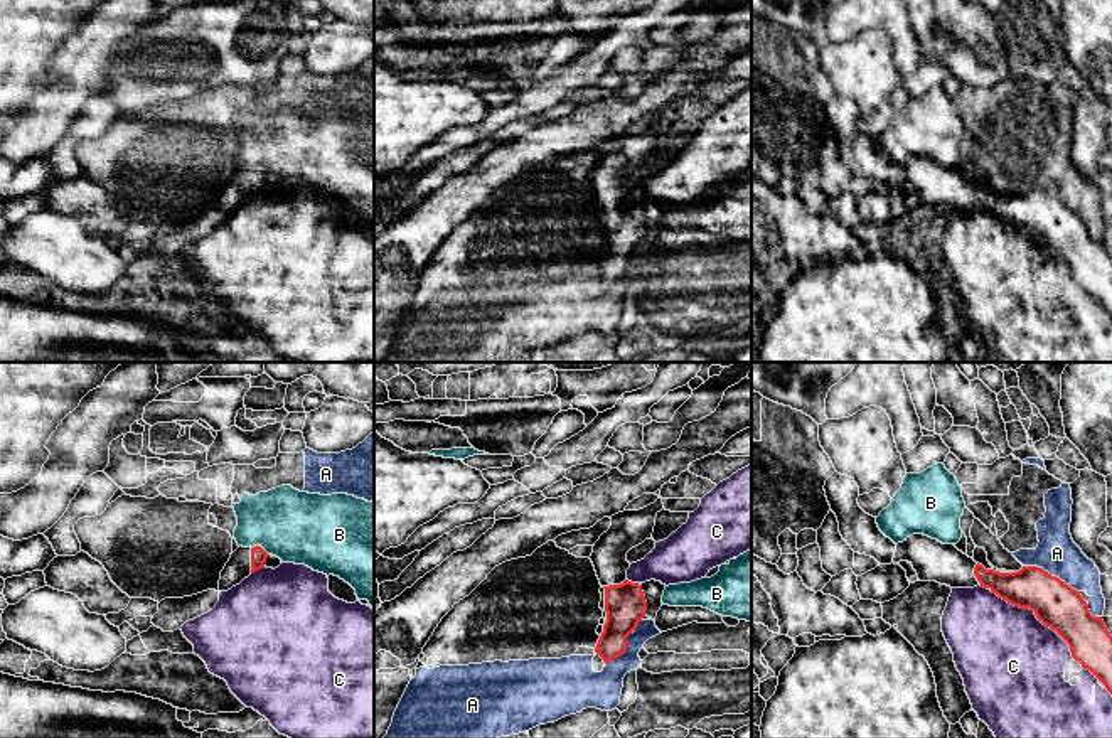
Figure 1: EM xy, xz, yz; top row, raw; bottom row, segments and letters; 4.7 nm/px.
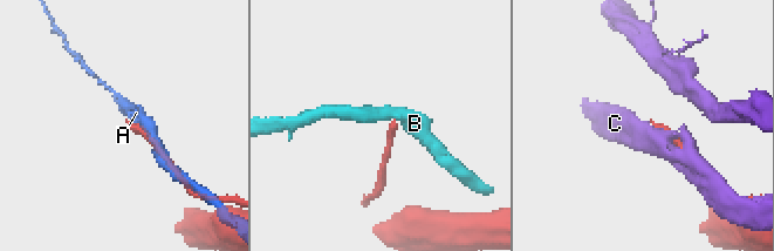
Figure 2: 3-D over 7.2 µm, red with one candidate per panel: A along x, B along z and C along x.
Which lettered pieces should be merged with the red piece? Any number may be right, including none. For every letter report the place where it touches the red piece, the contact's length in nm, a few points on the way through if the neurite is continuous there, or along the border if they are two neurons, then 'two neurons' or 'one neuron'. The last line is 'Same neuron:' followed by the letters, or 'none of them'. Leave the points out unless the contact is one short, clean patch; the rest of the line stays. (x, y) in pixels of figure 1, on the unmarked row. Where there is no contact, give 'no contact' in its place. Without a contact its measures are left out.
A: meets red in yz at (1050, 197); contact 300 nm long; border along yz (1023, 187), (1042, 189), (1079, 214); two neurons
B: meets red in xy at (260, 169); contact 100 nm long; border along xy (251, 169), (260, 169), (268, 177); two neurons
C: meets red in yz at (1035, 236); contact 500 nm long; two neurons
Same neuron: none of them

